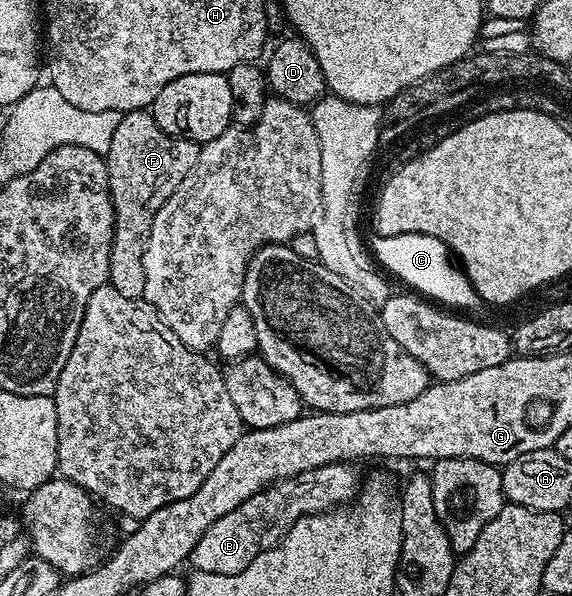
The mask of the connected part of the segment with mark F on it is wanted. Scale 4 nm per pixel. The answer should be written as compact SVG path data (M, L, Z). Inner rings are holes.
M138 108L120 115L117 130L113 130L113 142L105 154L109 194L115 211L113 242L109 254L107 279L125 298L143 299L145 294L145 250L149 246L149 234L153 230L153 218L157 210L185 182L185 178L197 166L200 145L192 140L165 134L153 118L150 110Z

